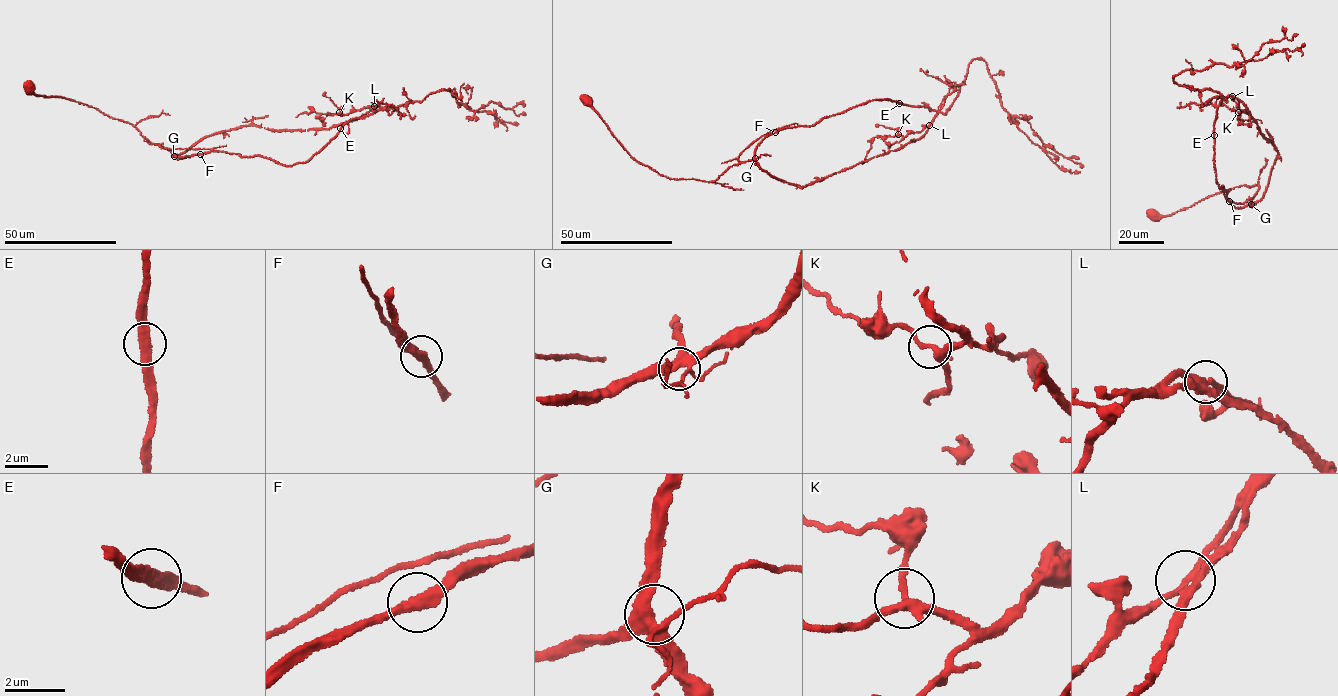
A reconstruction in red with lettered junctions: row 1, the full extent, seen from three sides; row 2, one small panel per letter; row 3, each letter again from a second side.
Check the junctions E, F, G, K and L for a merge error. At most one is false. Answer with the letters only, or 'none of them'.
none of them

